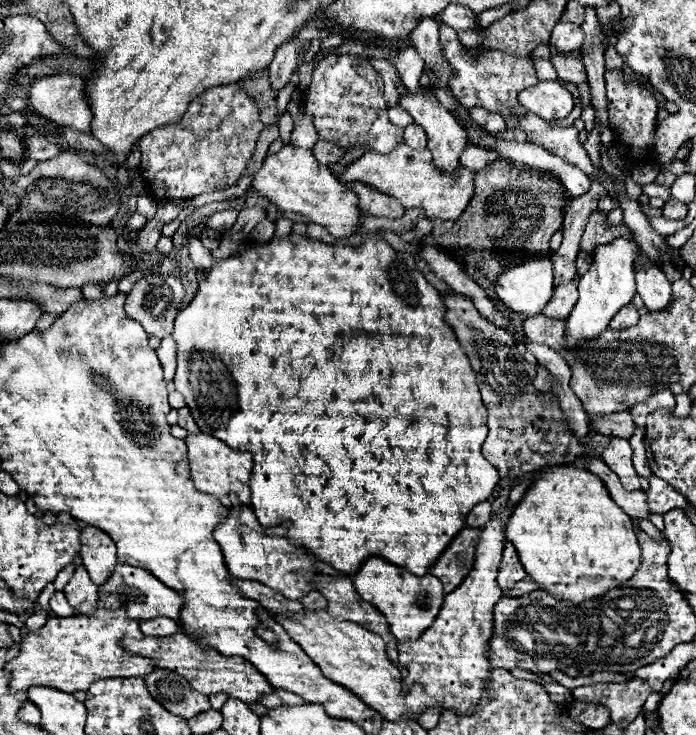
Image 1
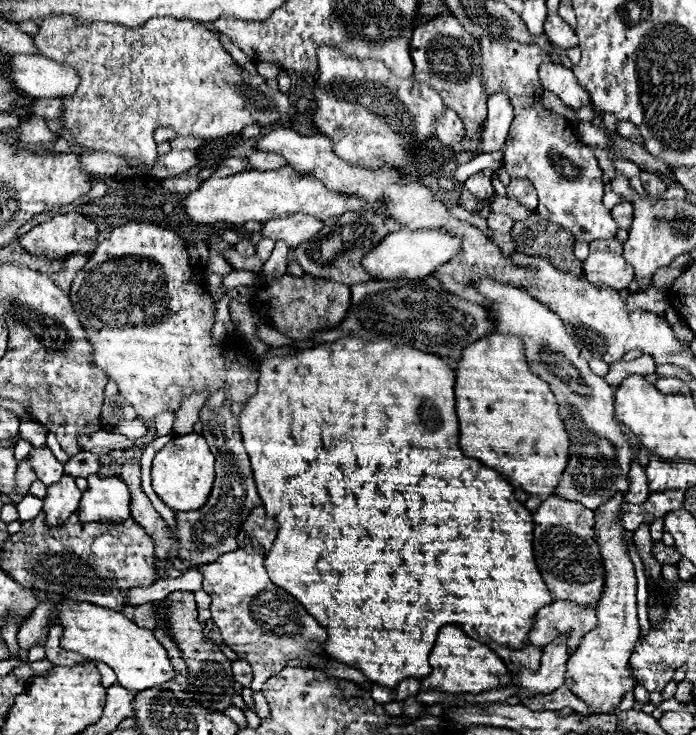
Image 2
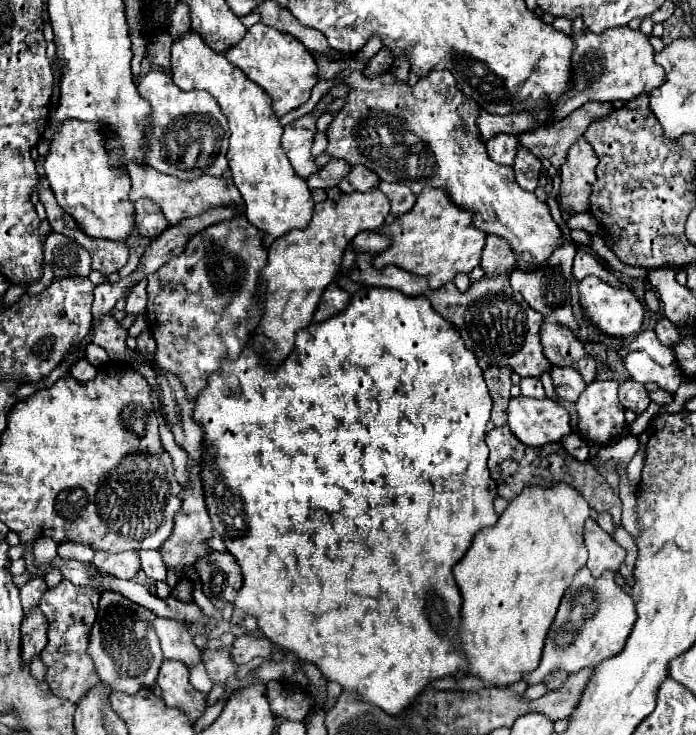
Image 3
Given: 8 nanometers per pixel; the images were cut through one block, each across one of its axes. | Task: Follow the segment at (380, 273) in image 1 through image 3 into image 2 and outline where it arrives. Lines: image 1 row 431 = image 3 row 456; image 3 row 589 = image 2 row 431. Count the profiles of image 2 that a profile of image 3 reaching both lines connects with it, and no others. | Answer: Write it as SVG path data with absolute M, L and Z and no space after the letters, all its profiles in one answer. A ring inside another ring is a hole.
M340 338L292 356L266 358L260 366L258 390L240 412L240 432L254 468L256 488L266 515L280 524L264 566L272 582L290 592L320 622L320 626L328 630L324 650L336 662L362 670L364 676L378 686L392 688L404 678L422 680L430 674L428 654L436 642L438 630L446 624L460 626L470 638L484 644L498 642L512 648L528 644L528 632L536 612L554 602L548 588L542 584L542 576L534 562L532 514L514 498L514 488L502 474L482 466L474 458L466 458L458 450L454 370L442 358L410 346L394 346L386 340L368 342L360 338Z

